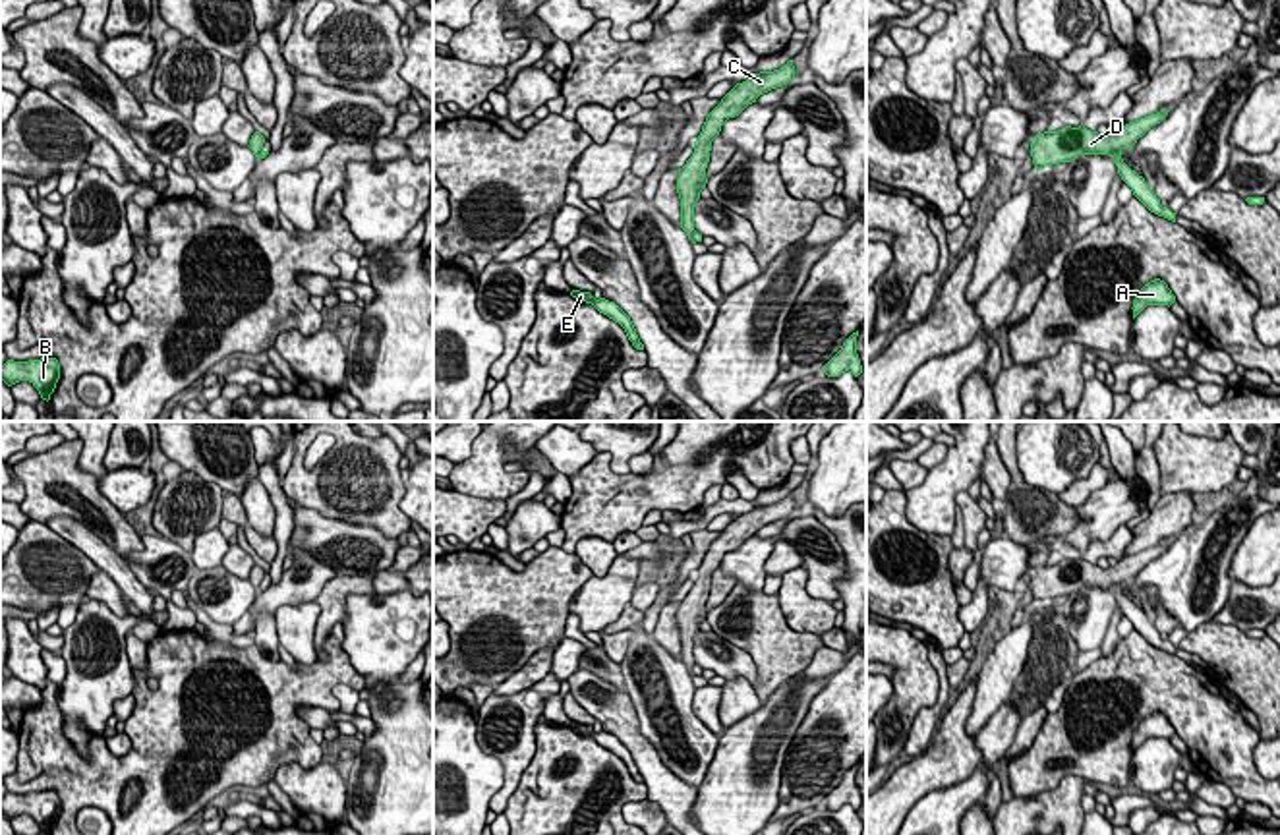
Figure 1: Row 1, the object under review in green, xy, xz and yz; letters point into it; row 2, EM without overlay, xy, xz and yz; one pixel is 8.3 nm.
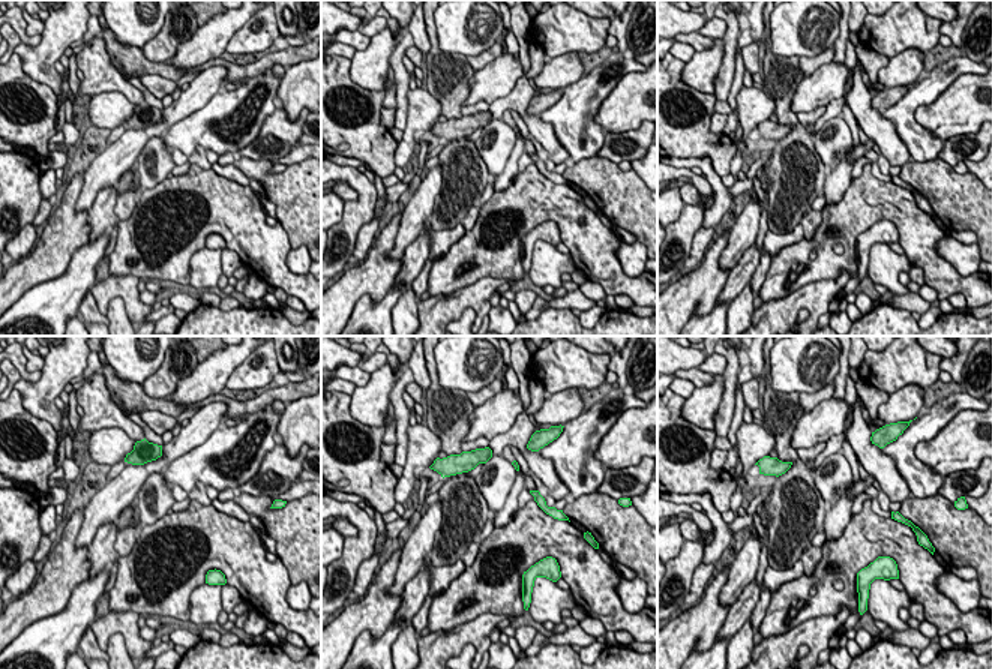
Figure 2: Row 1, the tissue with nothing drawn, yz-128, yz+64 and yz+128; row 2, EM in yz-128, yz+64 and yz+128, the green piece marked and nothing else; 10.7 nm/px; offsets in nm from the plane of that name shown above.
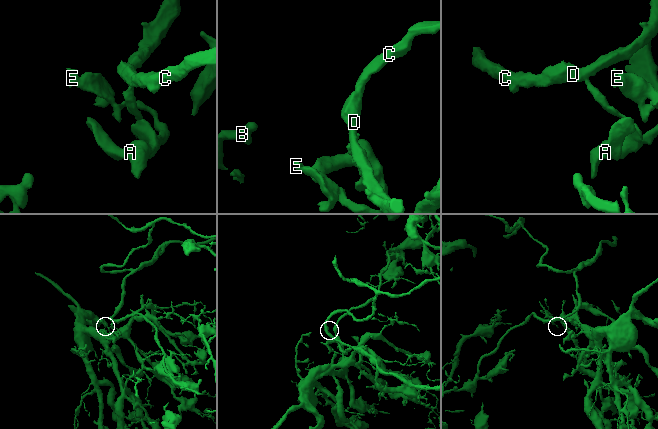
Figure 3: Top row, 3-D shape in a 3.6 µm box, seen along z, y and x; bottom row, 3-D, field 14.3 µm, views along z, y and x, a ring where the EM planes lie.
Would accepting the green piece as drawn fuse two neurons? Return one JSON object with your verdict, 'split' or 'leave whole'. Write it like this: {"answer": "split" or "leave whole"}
{"answer": "split"}

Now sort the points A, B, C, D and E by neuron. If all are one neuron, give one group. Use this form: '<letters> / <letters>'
A B E / C D

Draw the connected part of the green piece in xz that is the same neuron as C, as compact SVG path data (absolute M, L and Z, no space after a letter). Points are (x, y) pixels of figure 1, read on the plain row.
M789 493L773 504L754 506L750 512L737 516L721 535L708 547L700 568L694 574L694 586L683 601L679 601L677 626L681 632L681 661L692 675L694 667L694 636L706 620L706 601L710 595L712 574L719 568L721 559L739 549L748 537L771 522L783 520L795 512L795 499Z

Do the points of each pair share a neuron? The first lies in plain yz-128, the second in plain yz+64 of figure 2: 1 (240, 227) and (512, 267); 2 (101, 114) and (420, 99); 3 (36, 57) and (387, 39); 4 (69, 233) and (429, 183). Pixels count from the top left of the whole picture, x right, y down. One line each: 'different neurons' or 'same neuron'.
1: same neuron
2: same neuron
3: same neuron
4: different neurons

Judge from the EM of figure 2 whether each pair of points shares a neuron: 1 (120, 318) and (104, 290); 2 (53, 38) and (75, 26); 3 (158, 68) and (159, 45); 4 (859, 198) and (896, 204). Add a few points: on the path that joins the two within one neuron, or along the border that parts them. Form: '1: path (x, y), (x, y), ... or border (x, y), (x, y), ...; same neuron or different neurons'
1: border (111, 297), (123, 300), (126, 315), (131, 320); different neurons
2: path (59, 32), (69, 26); same neuron
3: border (141, 48), (147, 59), (167, 62); different neurons
4: path (868, 200), (887, 201); same neuron

